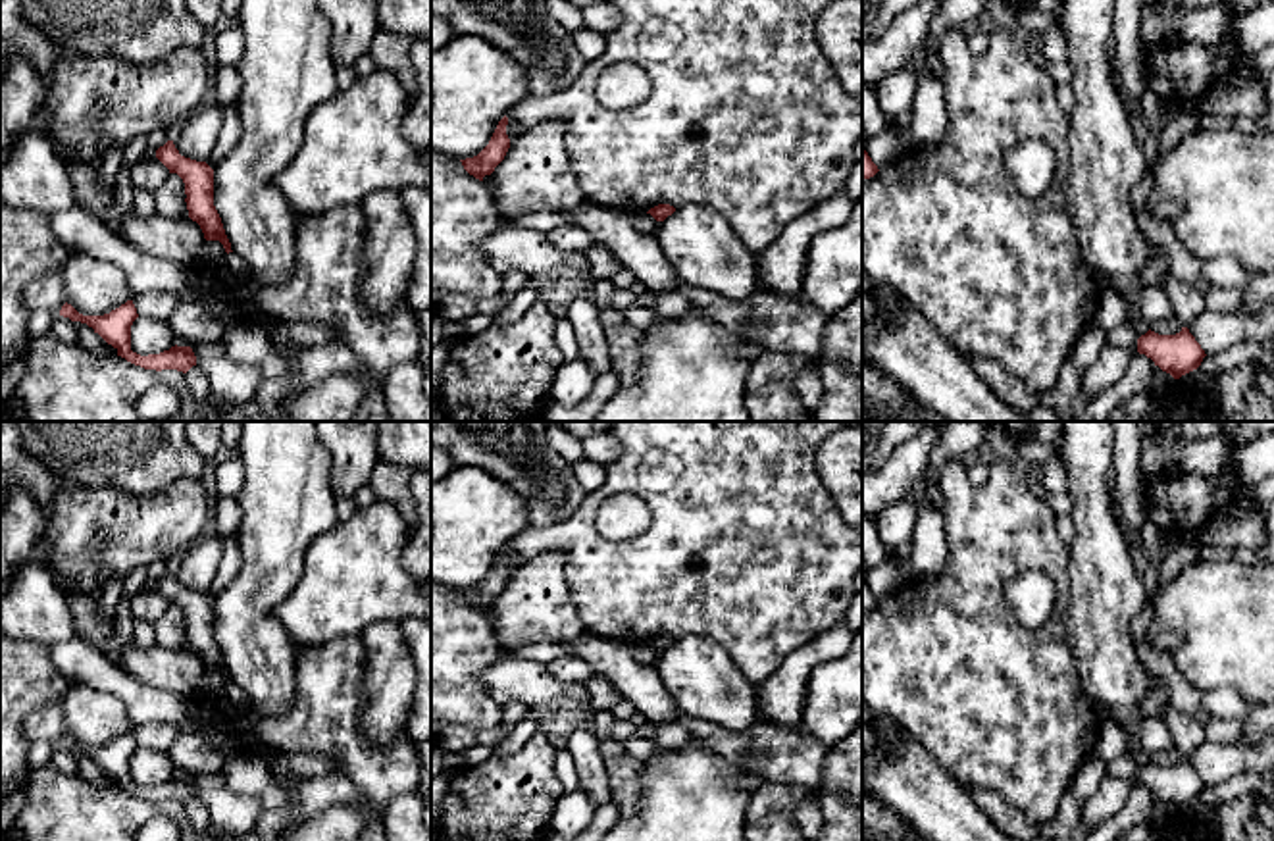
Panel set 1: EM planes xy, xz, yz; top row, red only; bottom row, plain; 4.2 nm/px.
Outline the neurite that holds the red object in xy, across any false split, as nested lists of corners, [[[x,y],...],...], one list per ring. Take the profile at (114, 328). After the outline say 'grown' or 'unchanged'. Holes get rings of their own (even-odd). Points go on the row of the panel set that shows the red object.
[[[127,300],[119,308],[104,316],[83,316],[71,304],[64,304],[60,316],[69,318],[71,321],[87,323],[94,329],[108,344],[117,350],[117,356],[127,362],[140,366],[144,370],[177,370],[187,373],[196,366],[196,356],[191,346],[171,346],[160,354],[140,356],[131,350],[131,325],[139,318],[133,300]]]; unchanged

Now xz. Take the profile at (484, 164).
[[[504,115],[489,144],[473,158],[460,160],[464,169],[473,175],[475,179],[483,181],[485,175],[491,175],[495,167],[504,160],[508,148],[510,148],[510,139],[506,135],[506,125],[508,117]]]; unchanged

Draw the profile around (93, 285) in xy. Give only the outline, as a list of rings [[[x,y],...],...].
[[[69,252],[62,269],[65,302],[83,316],[104,316],[131,298],[121,268],[87,252]]]

